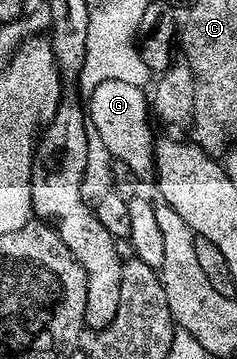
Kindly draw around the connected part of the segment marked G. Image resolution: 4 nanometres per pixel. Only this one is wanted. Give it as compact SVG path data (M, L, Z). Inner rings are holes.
M110 79L91 88L92 102L87 102L86 109L90 114L90 125L102 135L102 143L106 151L110 151L113 161L121 161L130 166L130 171L138 179L151 178L156 164L156 150L150 119L149 94L134 83L122 83L118 79Z

